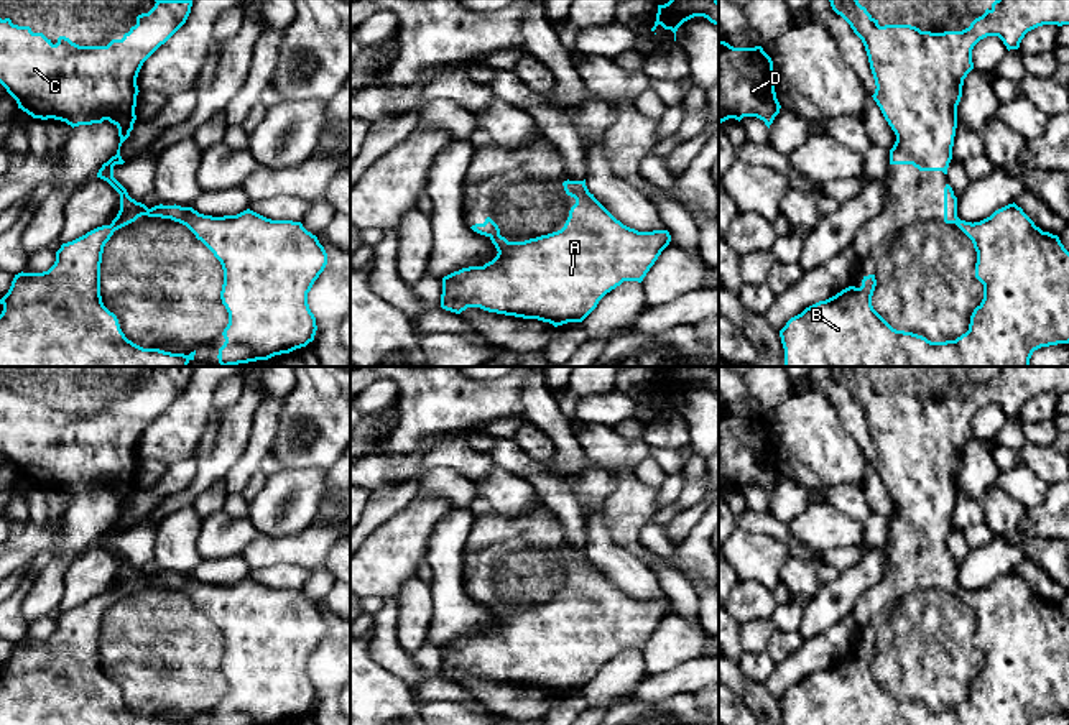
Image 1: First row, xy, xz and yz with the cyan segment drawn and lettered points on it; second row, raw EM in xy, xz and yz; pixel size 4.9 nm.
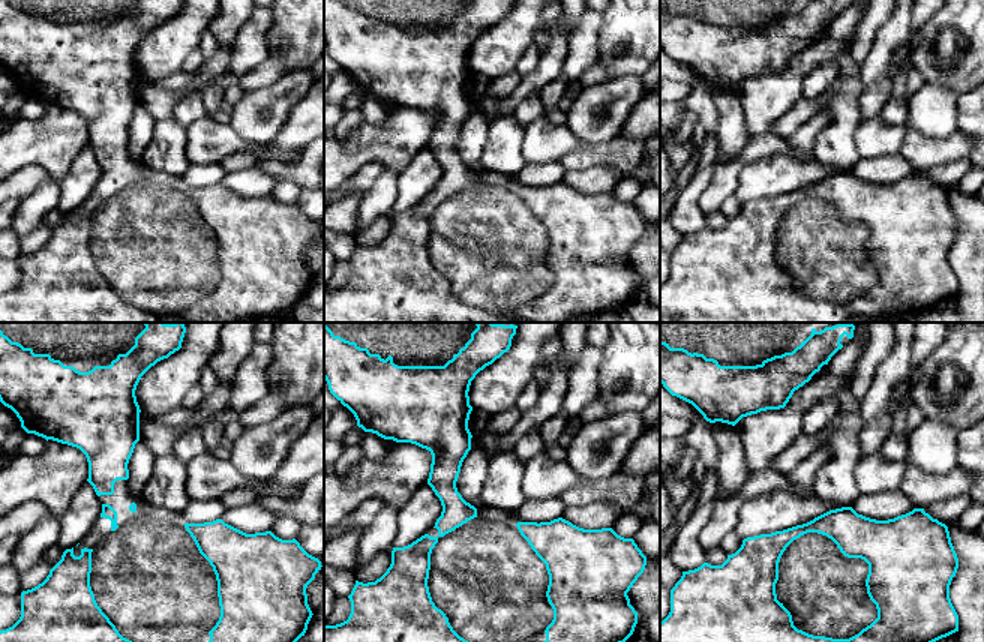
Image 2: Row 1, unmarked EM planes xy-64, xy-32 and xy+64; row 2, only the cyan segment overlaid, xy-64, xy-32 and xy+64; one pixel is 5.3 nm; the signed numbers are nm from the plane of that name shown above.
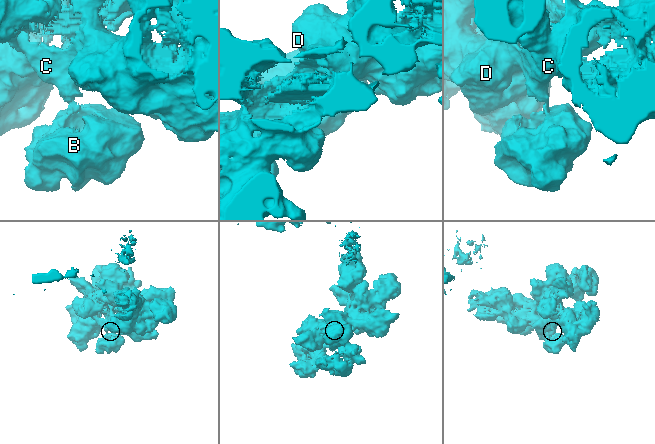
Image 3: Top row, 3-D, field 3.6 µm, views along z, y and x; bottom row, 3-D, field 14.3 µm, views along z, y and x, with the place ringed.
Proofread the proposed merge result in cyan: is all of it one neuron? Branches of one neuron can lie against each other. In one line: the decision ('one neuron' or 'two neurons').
one neuron

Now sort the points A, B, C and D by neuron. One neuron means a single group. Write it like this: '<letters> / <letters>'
A B C D

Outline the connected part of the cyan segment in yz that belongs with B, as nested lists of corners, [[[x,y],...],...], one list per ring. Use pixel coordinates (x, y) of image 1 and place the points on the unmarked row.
[[[944,556],[944,590],[956,592],[977,620],[975,646],[983,653],[983,667],[970,684],[969,699],[956,709],[931,710],[923,704],[893,697],[872,674],[875,643],[862,654],[849,654],[835,664],[806,676],[780,699],[784,725],[1031,725],[1041,715],[1069,712],[1069,620],[1057,603],[1043,600],[1015,570],[980,590],[957,585],[957,566]]]

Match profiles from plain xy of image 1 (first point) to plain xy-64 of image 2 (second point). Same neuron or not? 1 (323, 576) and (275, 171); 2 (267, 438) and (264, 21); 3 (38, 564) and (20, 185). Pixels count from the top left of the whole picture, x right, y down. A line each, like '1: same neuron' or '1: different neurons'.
1: different neurons
2: same neuron
3: same neuron

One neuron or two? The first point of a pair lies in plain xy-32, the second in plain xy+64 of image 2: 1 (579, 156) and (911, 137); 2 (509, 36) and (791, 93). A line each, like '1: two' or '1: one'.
1: one
2: one

